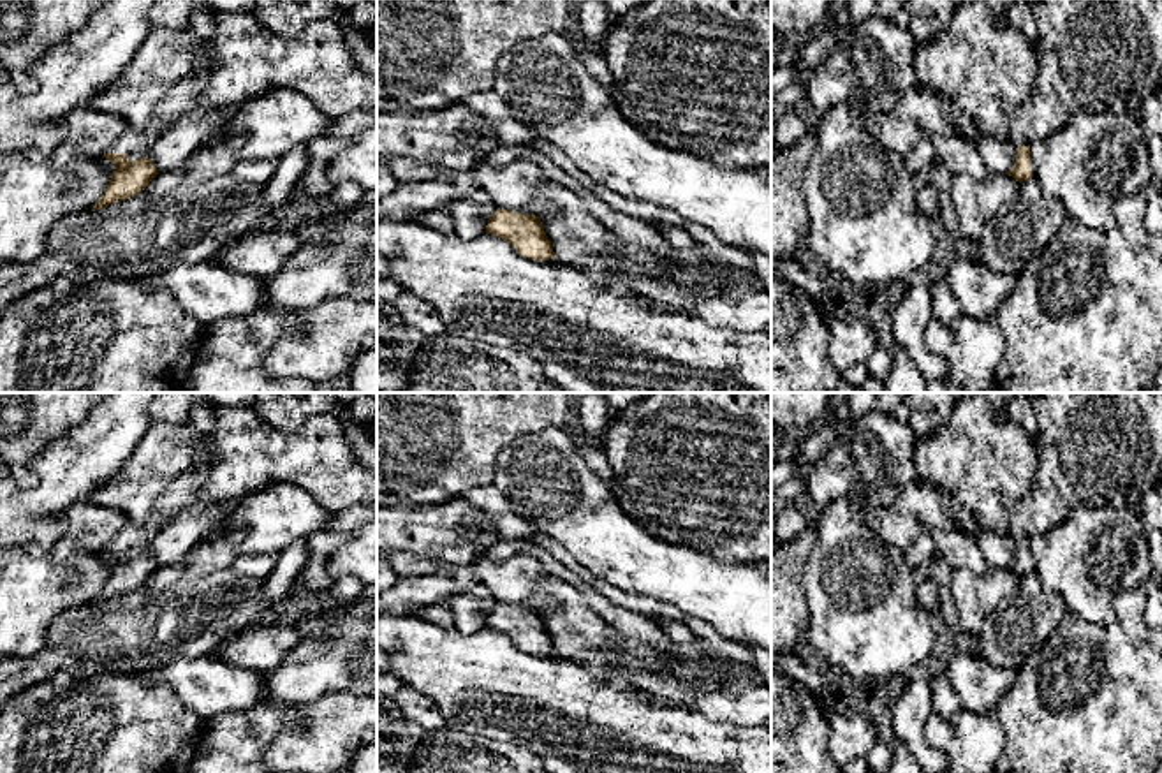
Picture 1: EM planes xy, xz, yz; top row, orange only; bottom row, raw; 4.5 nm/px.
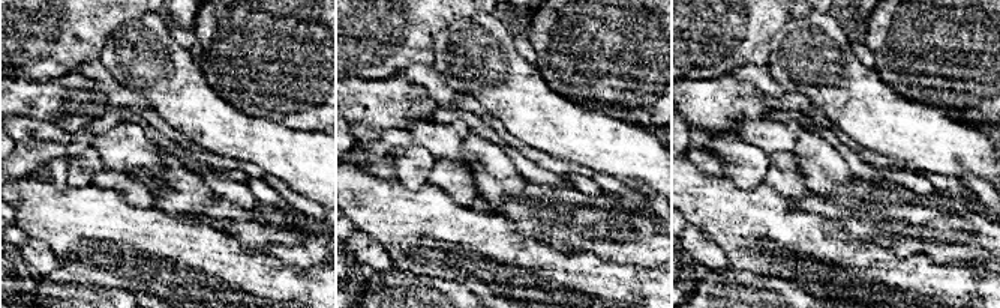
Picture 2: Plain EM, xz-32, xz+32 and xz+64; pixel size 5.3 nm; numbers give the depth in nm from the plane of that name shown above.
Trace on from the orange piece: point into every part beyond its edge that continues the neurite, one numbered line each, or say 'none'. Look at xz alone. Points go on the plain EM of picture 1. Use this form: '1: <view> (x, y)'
none

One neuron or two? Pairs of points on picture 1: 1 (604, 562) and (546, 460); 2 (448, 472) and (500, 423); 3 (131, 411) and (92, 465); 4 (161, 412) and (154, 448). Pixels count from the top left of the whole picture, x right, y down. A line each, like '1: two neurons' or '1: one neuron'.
1: one neuron
2: one neuron
3: one neuron
4: two neurons

